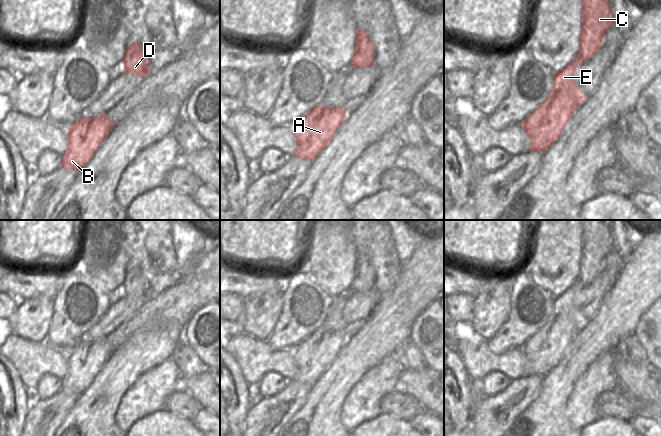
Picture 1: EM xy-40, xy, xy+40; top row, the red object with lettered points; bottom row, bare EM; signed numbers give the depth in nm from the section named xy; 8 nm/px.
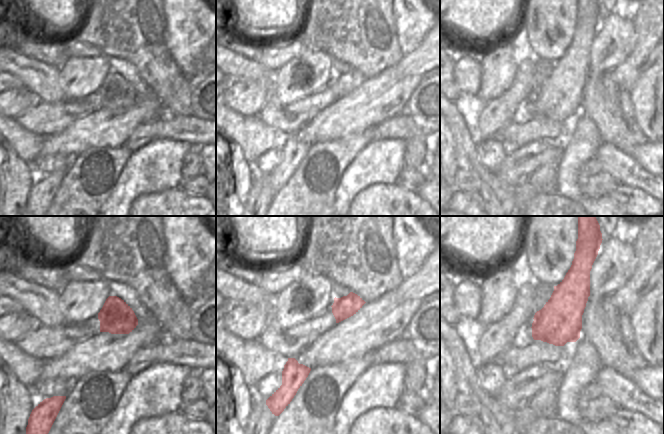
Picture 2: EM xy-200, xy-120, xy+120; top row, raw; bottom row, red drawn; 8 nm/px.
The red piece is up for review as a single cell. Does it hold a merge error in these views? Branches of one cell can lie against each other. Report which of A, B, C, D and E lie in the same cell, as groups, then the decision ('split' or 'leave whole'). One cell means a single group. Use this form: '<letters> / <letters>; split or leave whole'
A B C E / D; split

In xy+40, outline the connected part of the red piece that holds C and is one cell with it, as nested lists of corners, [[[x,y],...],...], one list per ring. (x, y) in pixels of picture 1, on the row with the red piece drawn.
[[[582,0],[582,29],[580,44],[584,59],[577,58],[554,74],[548,97],[522,122],[530,139],[530,152],[545,152],[560,137],[568,121],[581,102],[587,99],[574,83],[574,71],[590,56],[598,52],[606,31],[614,24],[610,2]]]

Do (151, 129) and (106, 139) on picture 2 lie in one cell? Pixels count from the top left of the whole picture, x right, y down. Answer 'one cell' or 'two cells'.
two cells

